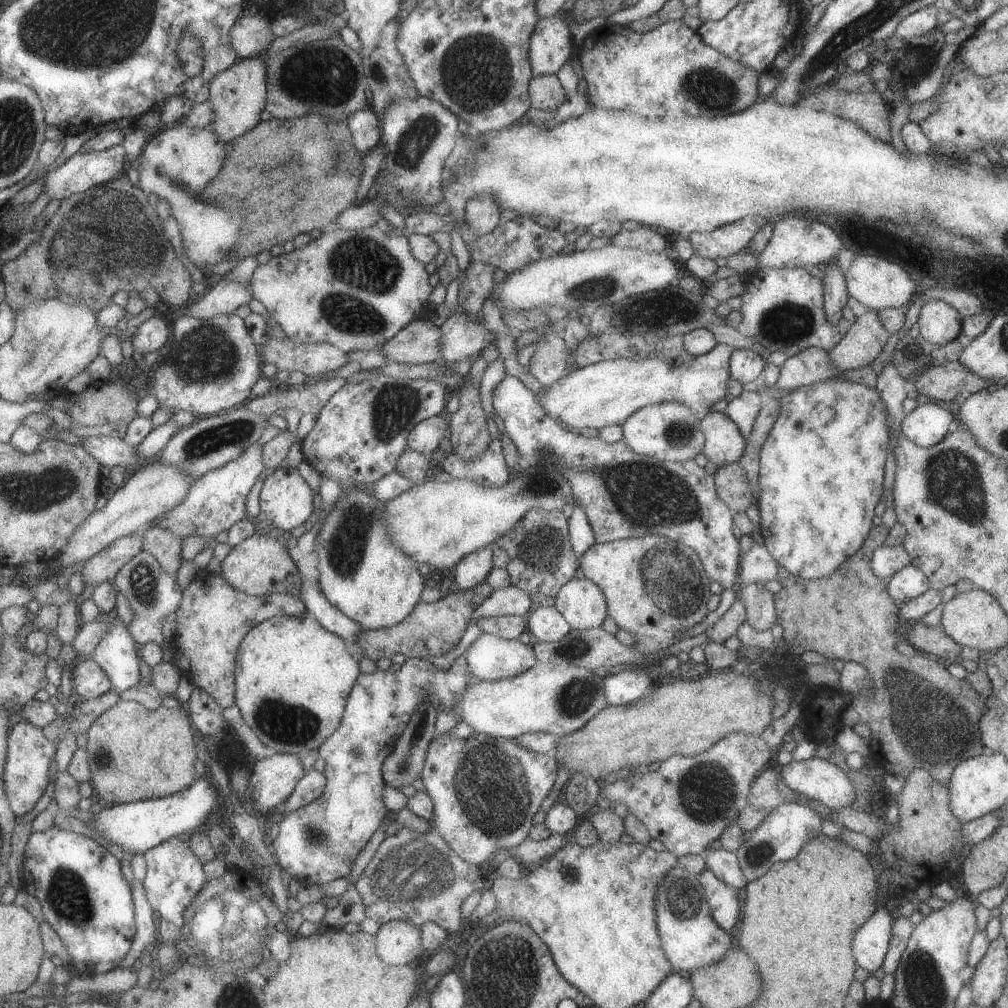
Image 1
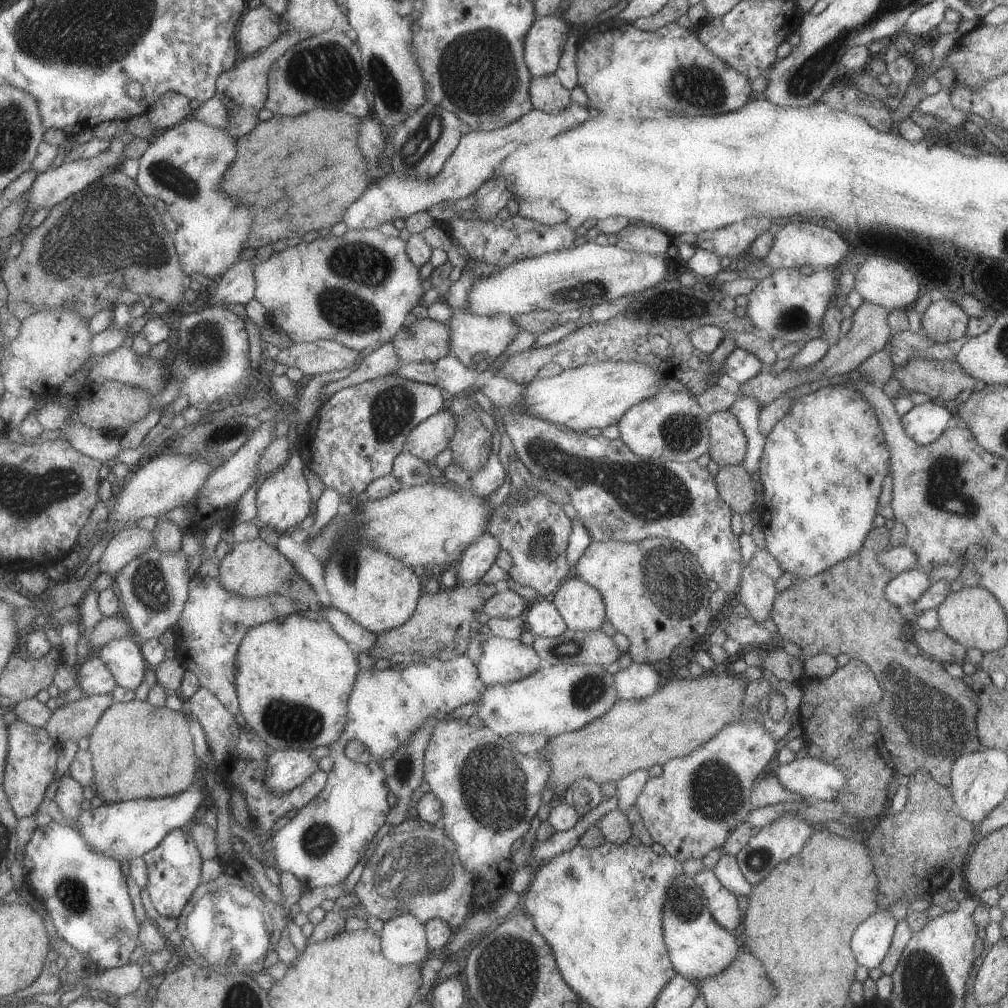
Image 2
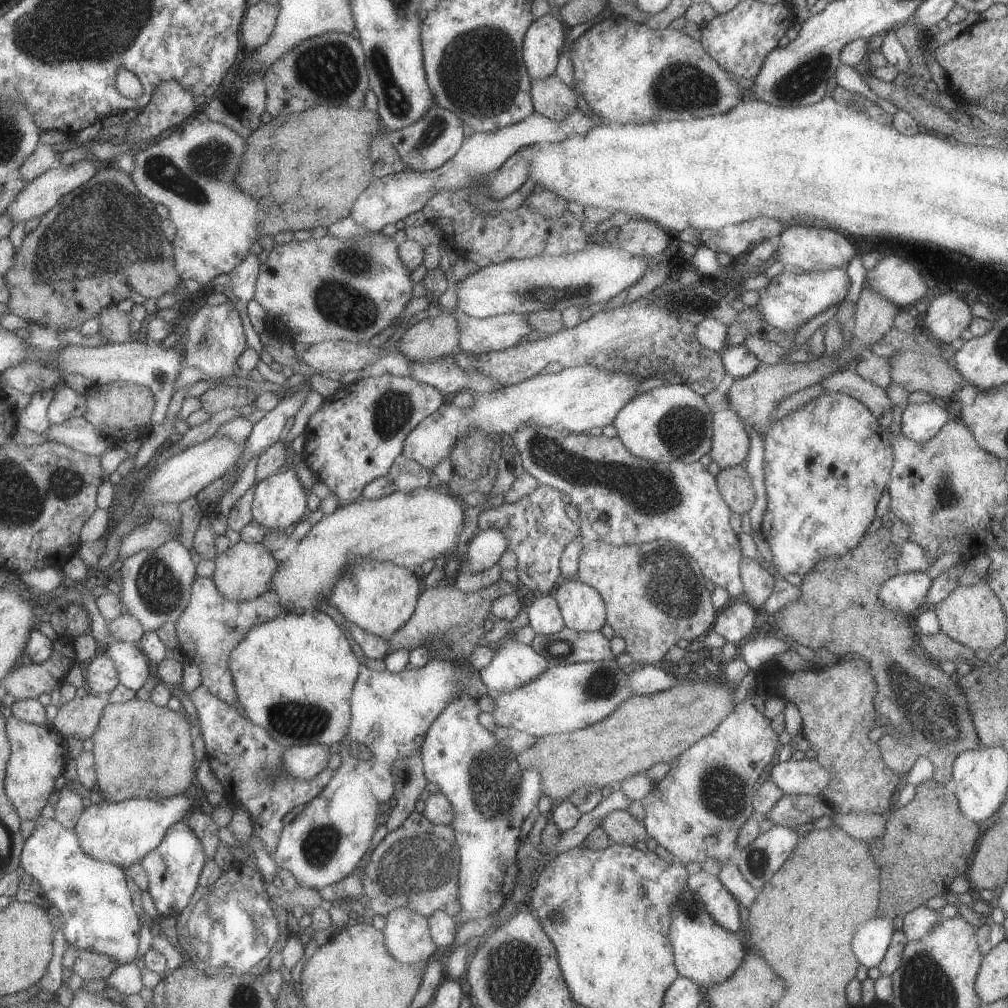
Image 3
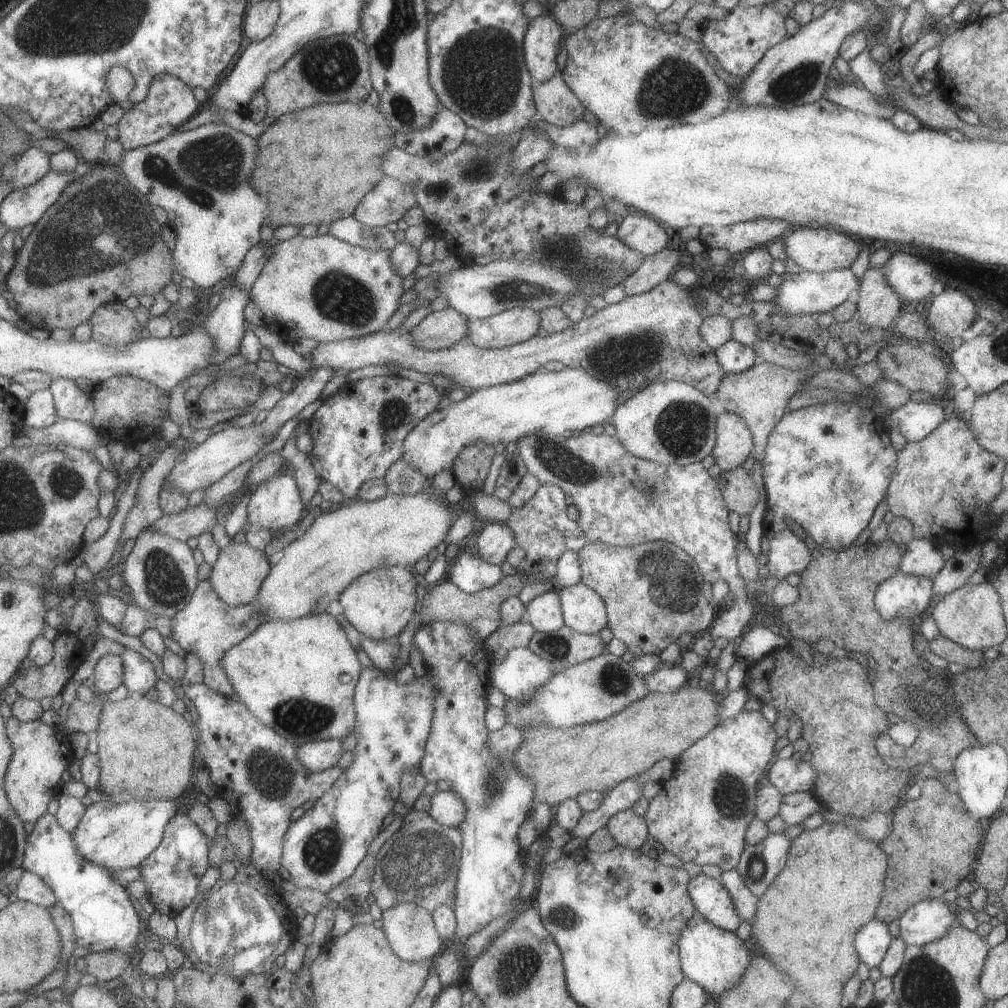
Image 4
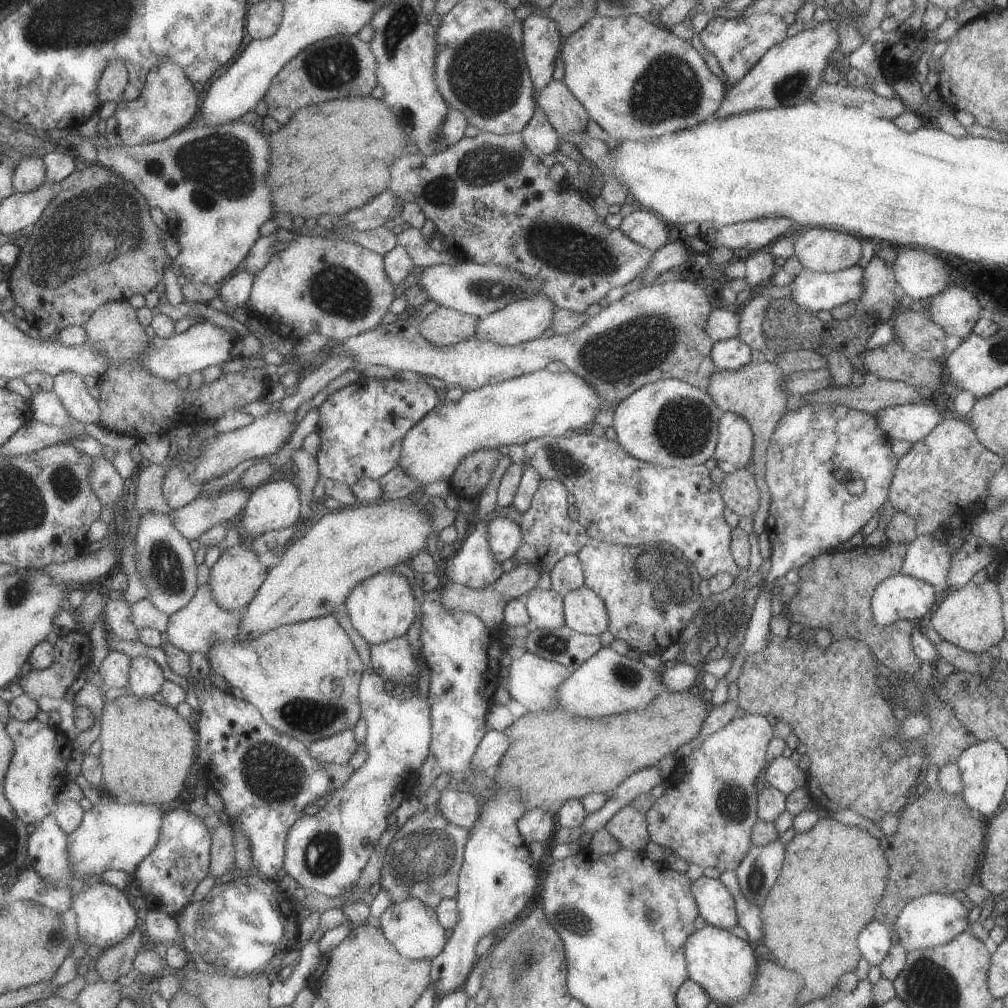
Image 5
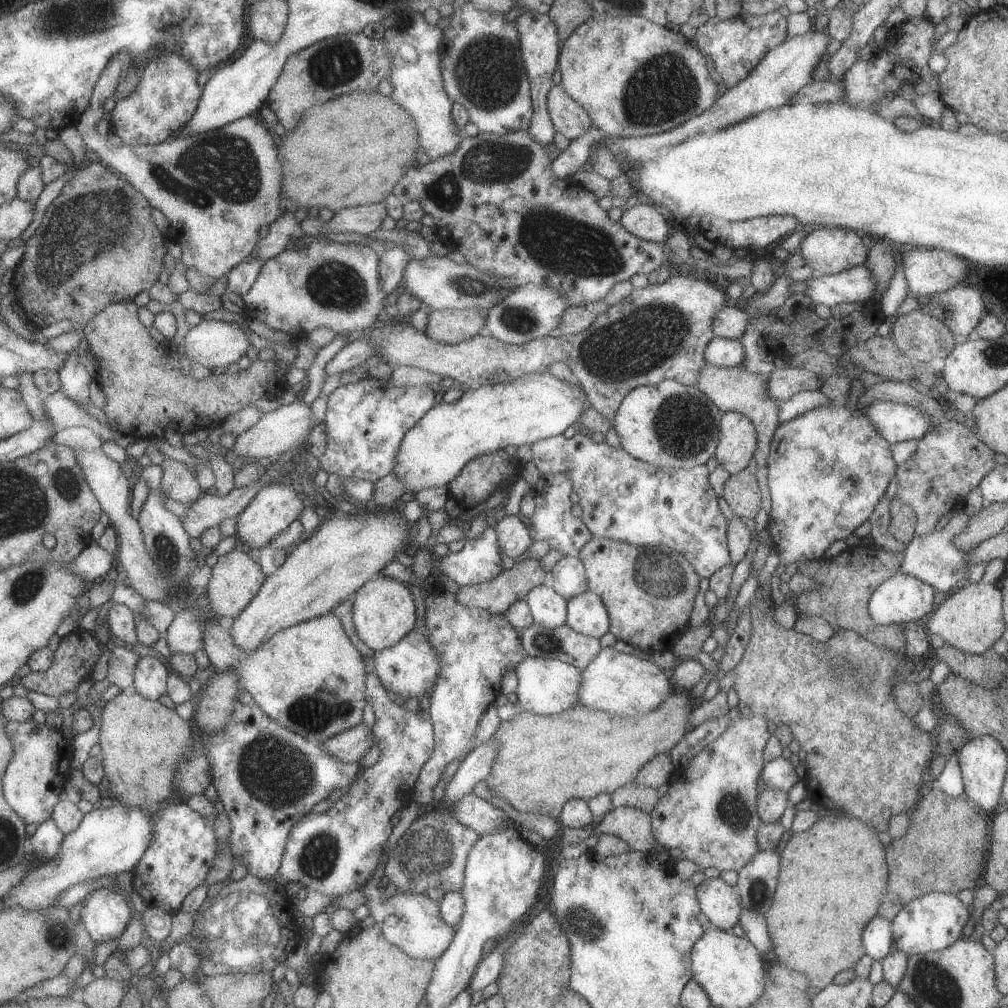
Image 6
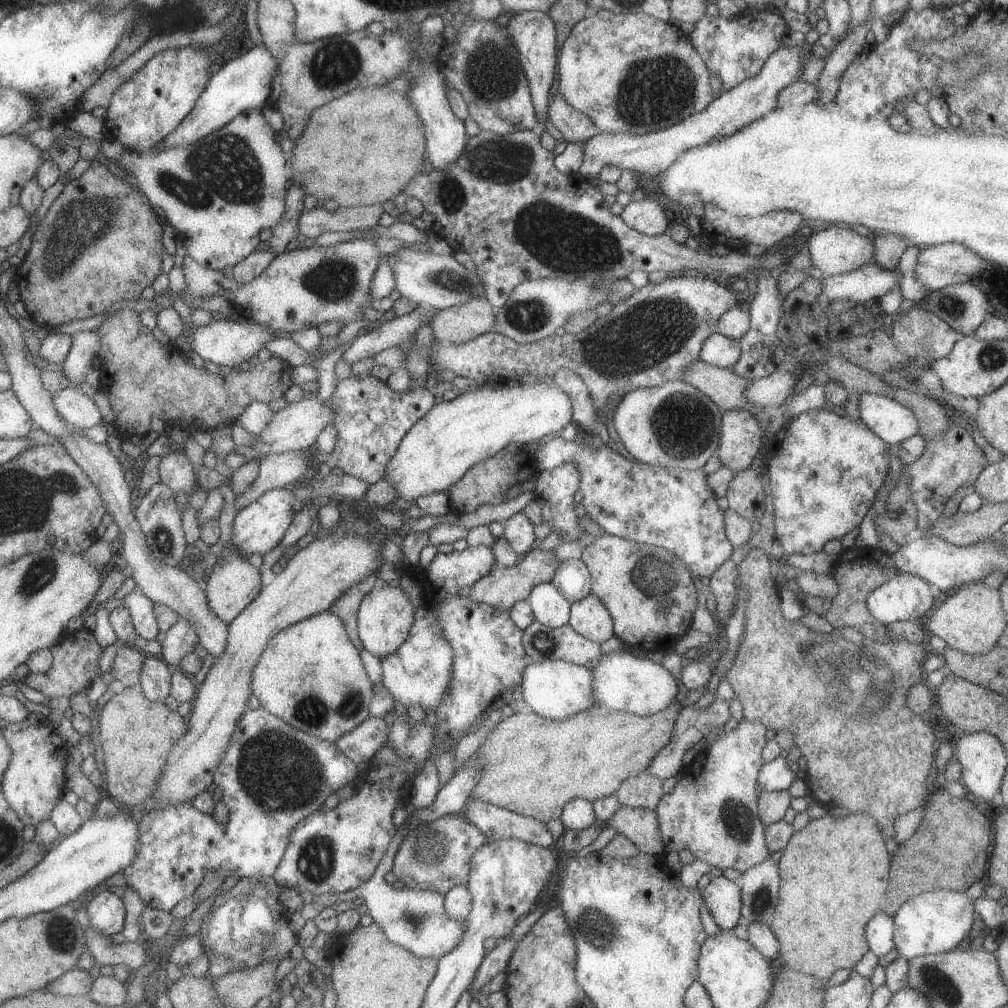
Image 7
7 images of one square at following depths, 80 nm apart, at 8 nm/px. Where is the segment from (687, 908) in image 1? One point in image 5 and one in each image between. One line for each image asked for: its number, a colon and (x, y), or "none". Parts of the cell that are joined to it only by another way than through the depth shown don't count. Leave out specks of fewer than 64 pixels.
2: (697, 947)
3: (705, 953)
4: (715, 959)
5: (724, 966)

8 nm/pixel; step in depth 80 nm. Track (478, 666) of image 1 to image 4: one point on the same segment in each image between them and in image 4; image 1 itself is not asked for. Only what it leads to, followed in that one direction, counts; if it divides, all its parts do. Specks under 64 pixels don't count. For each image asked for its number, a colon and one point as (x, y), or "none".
2: (501, 661)
3: (512, 664)
4: (521, 673)

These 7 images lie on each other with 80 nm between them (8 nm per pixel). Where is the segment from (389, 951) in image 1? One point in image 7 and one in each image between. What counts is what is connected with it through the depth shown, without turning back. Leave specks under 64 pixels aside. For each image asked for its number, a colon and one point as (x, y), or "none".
2: (402, 941)
3: (406, 934)
4: (409, 929)
5: (411, 926)
6: (412, 922)
7: (416, 920)

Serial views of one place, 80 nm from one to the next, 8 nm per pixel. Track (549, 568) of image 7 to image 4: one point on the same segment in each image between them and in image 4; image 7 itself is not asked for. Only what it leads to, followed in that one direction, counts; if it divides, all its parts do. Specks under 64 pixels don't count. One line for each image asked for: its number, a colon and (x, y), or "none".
4: (480, 610)
5: (487, 602)
6: (494, 595)

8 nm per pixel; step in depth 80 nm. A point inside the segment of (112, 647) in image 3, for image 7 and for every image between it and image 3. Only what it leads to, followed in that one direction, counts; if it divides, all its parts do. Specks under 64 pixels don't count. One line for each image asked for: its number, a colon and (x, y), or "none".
4: (139, 676)
5: (145, 676)
6: (150, 674)
7: (154, 678)

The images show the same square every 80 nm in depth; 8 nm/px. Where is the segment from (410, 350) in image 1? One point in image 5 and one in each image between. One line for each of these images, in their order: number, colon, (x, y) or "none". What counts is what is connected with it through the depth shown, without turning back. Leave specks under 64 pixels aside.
2: (424, 340)
3: (431, 339)
4: (440, 329)
5: (444, 326)

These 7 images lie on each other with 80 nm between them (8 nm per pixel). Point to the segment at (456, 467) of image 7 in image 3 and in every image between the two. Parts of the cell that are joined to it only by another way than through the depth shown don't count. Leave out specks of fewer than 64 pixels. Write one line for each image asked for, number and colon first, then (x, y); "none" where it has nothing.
3: (576, 399)
4: (550, 402)
5: (541, 403)
6: (504, 416)

